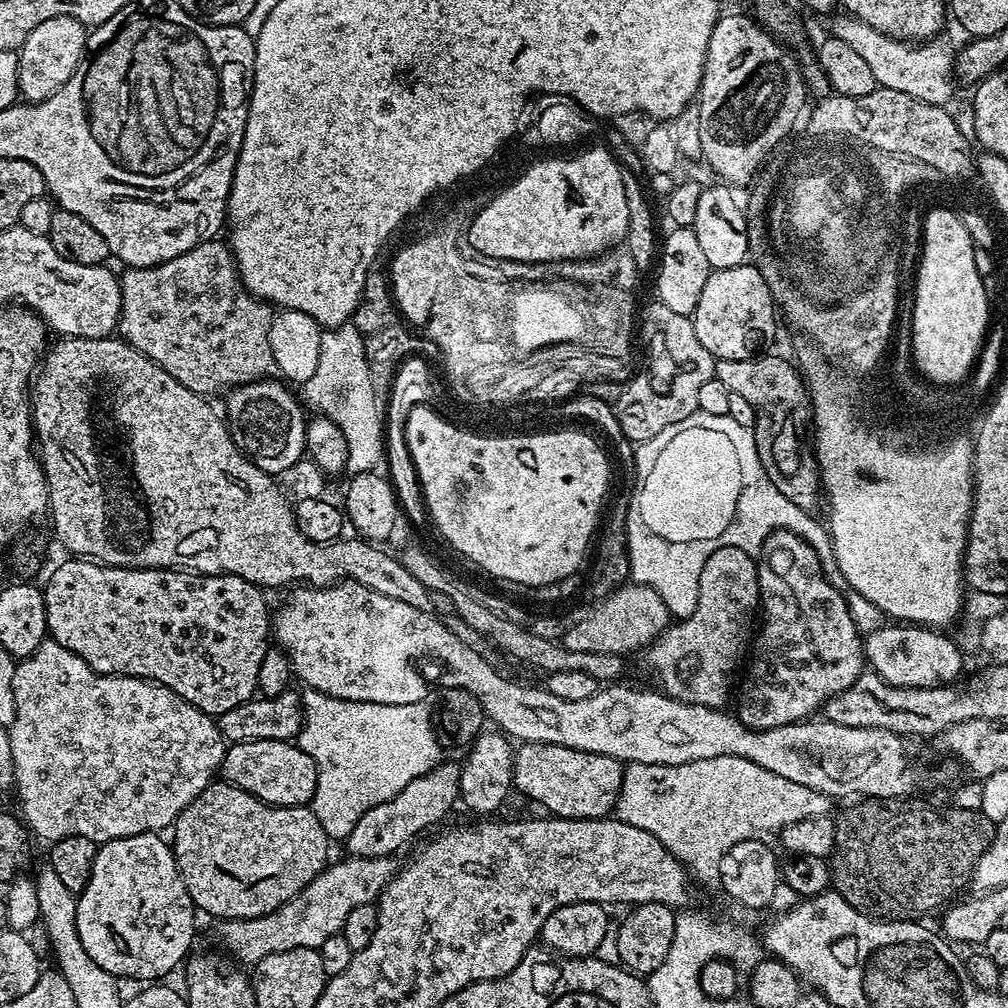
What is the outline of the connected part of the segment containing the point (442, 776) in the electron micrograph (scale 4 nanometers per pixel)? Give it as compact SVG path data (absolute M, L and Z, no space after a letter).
M445 759L436 765L426 774L422 774L410 782L410 786L406 786L406 790L402 790L398 794L394 794L394 798L390 798L390 802L378 802L378 806L370 806L370 810L366 810L366 814L362 814L362 818L358 818L358 822L354 822L354 830L350 830L346 841L347 850L354 856L365 856L366 858L375 858L376 856L392 856L396 854L399 848L404 848L419 832L424 832L427 828L435 826L439 820L444 820L452 812L452 807L457 807L460 799L460 769L459 763Z

